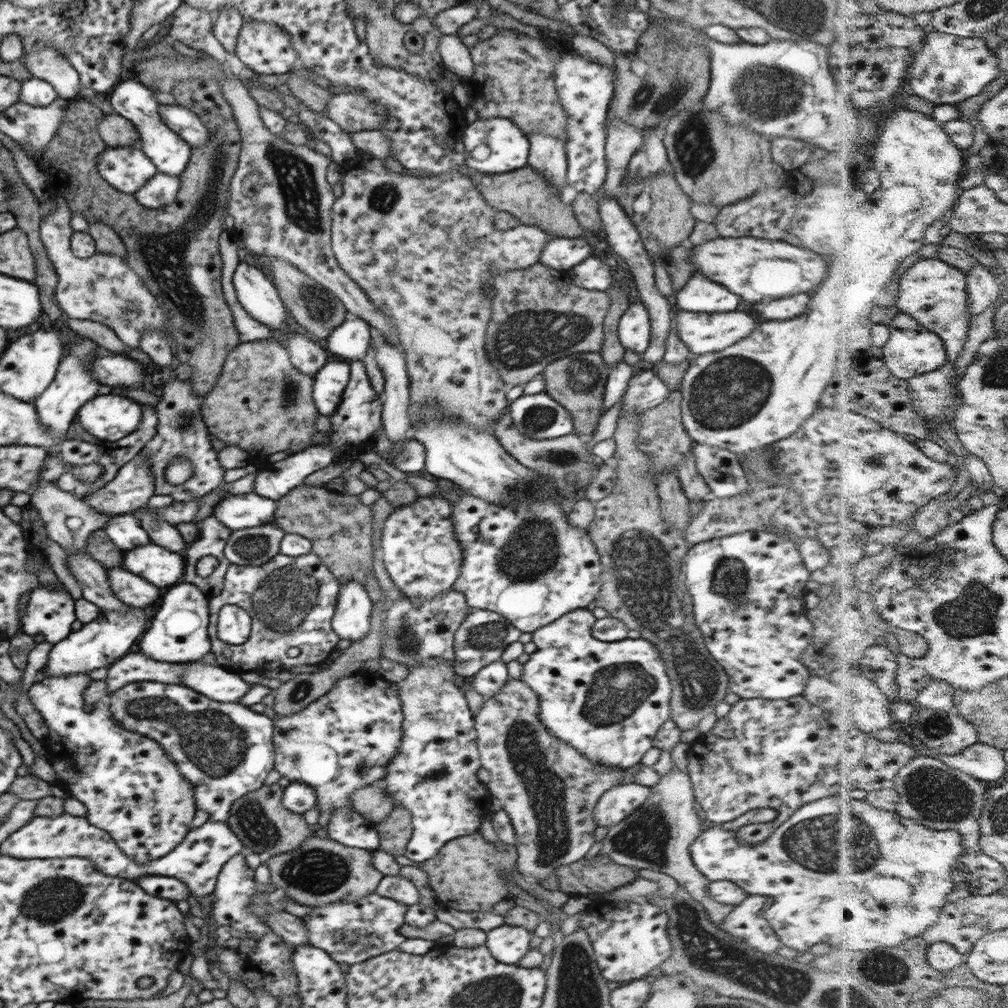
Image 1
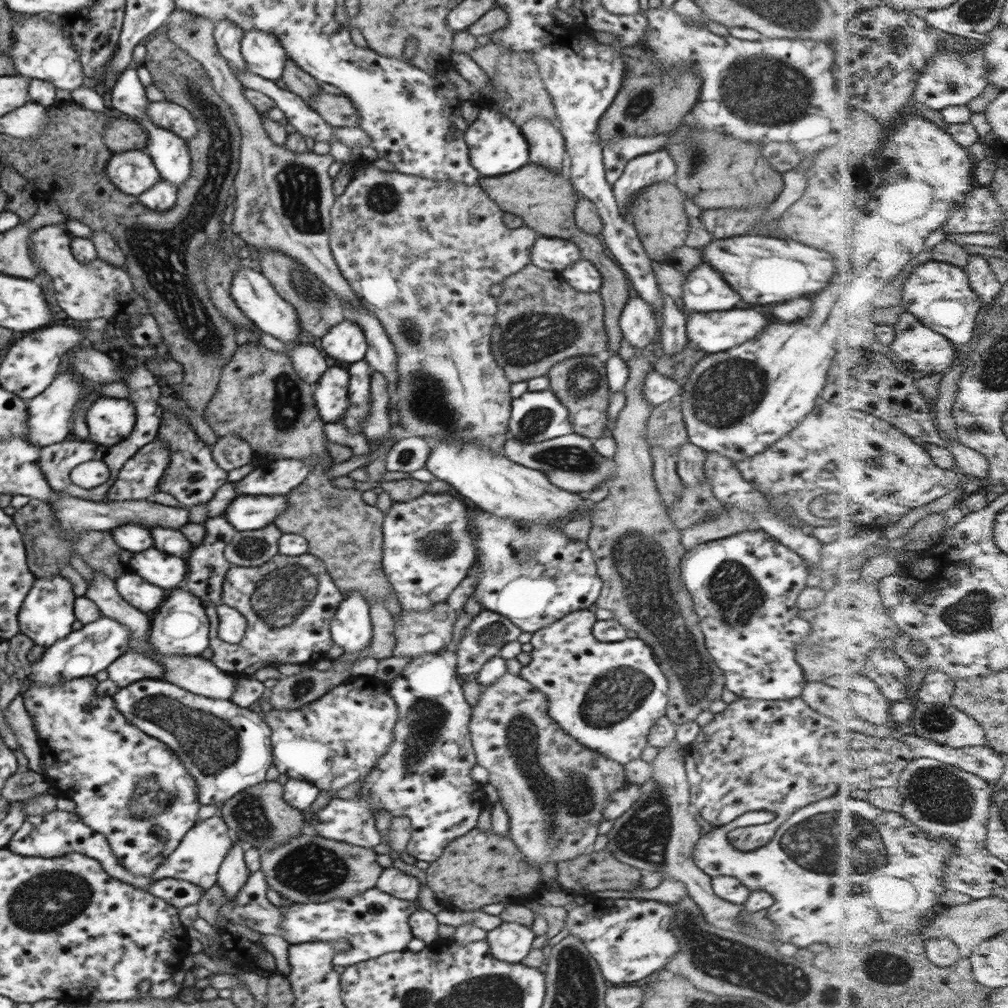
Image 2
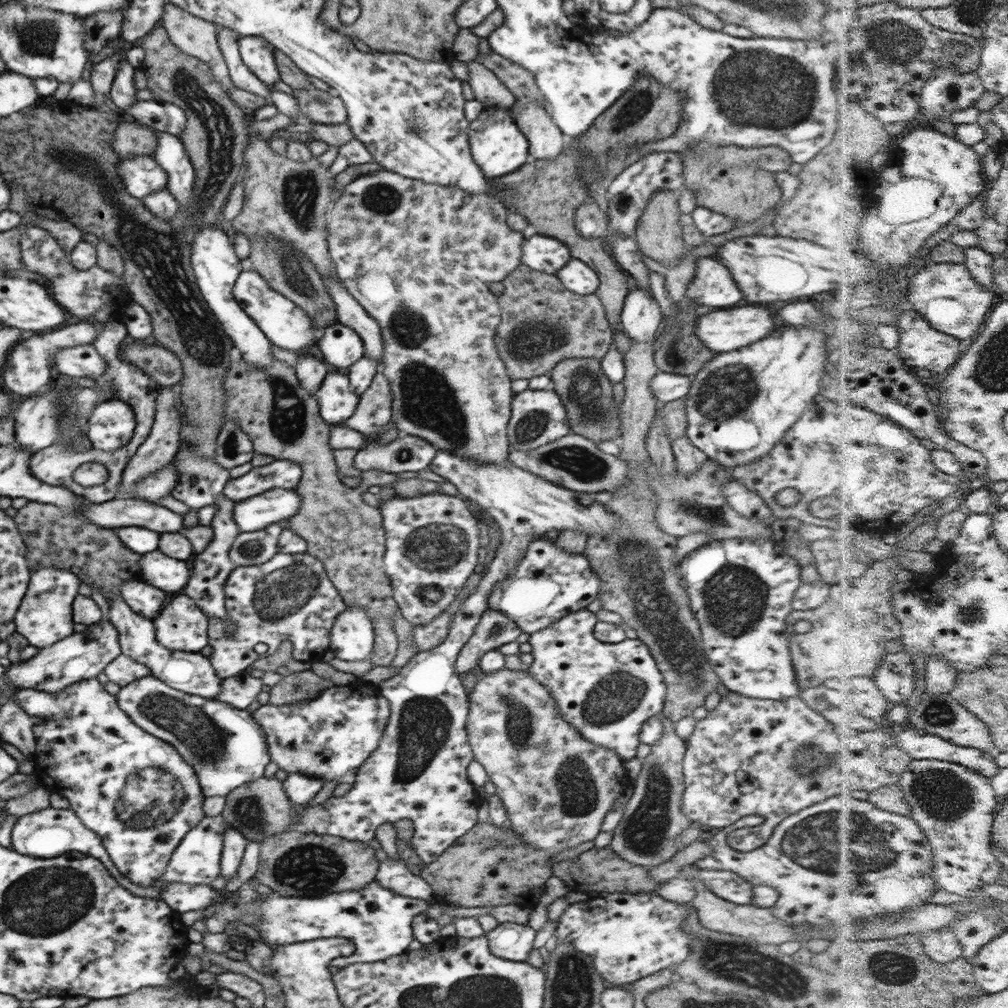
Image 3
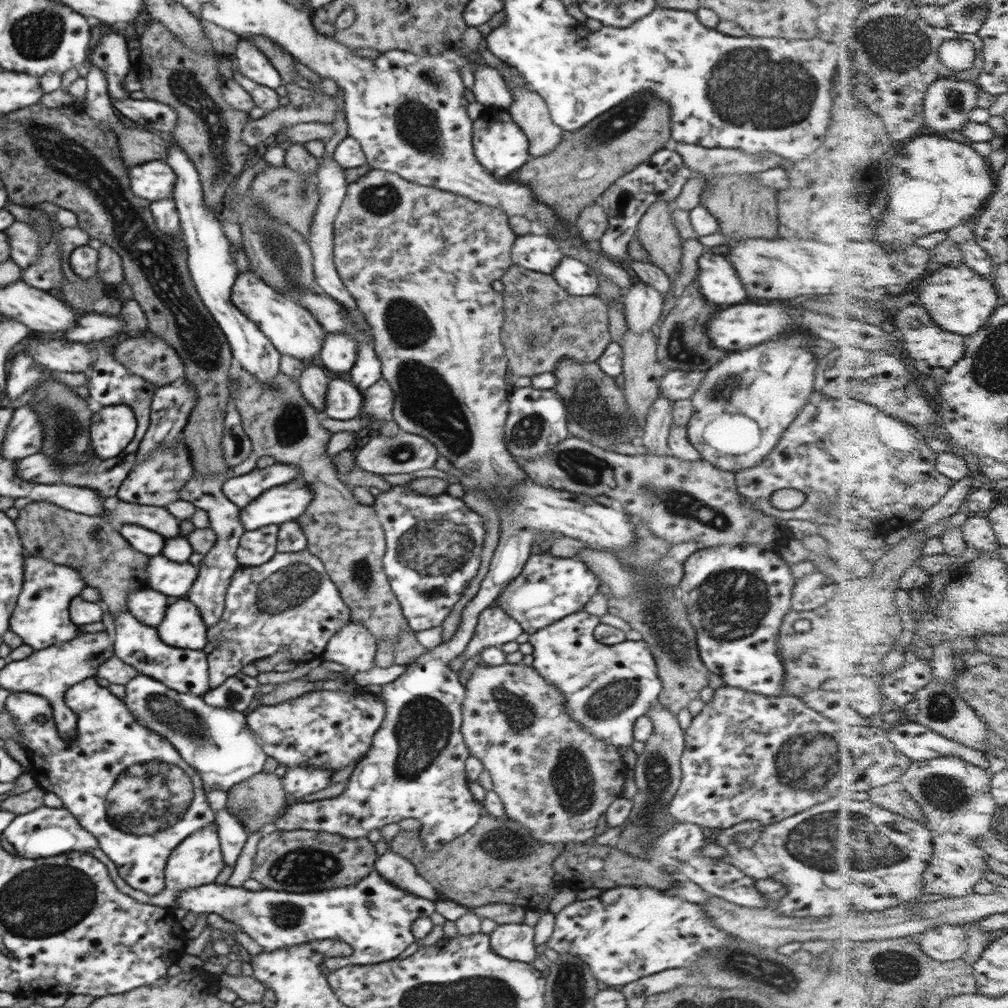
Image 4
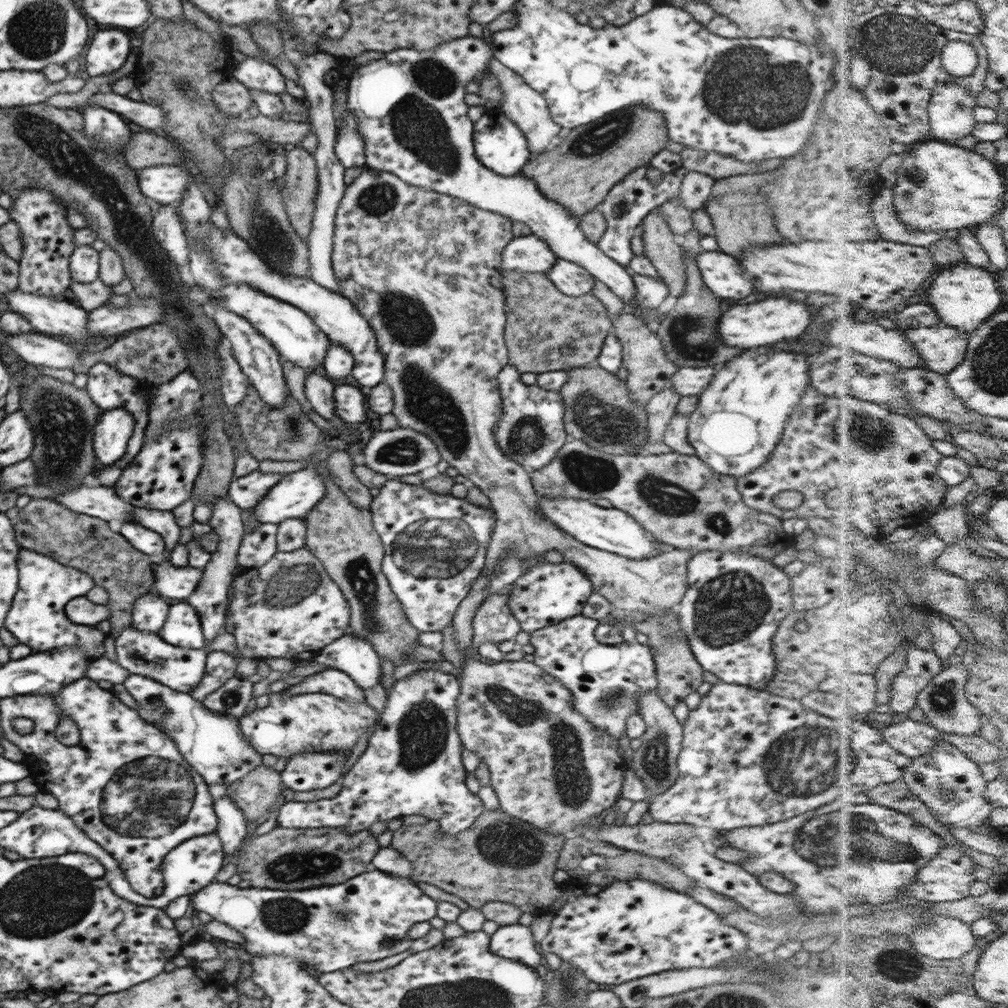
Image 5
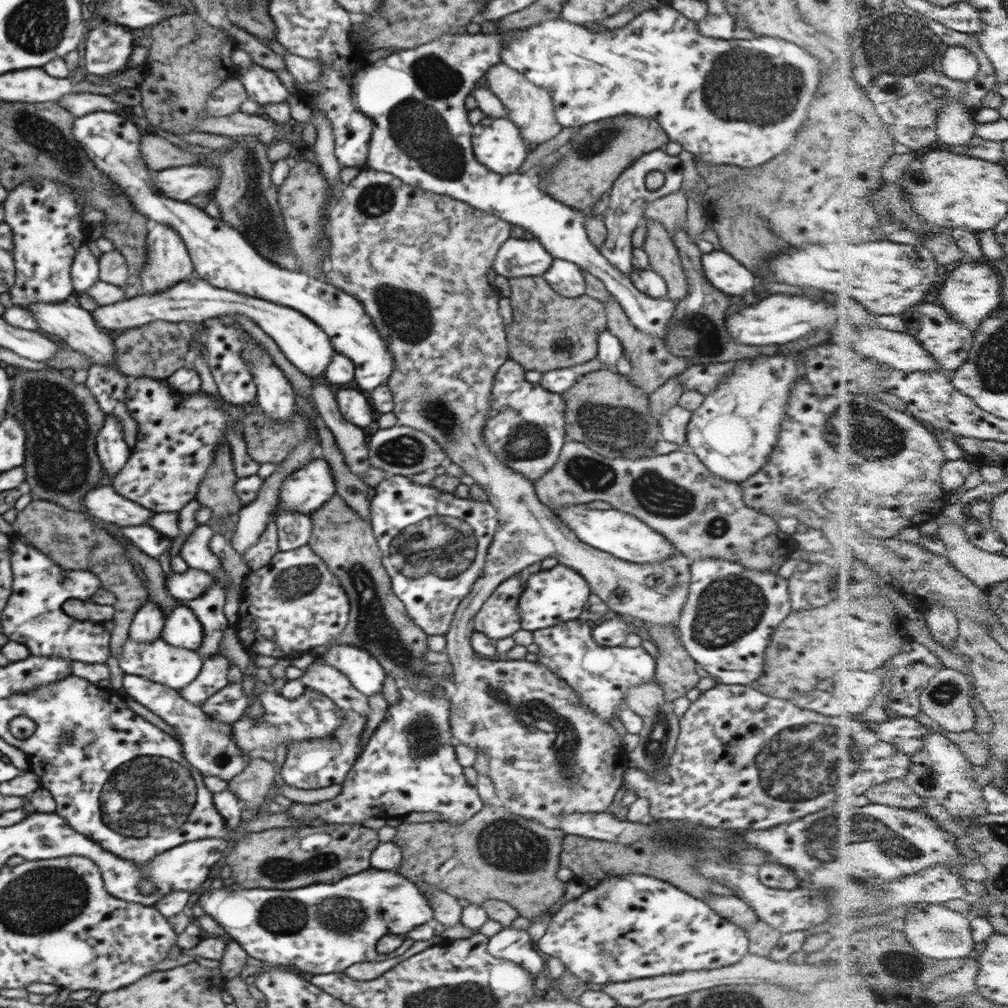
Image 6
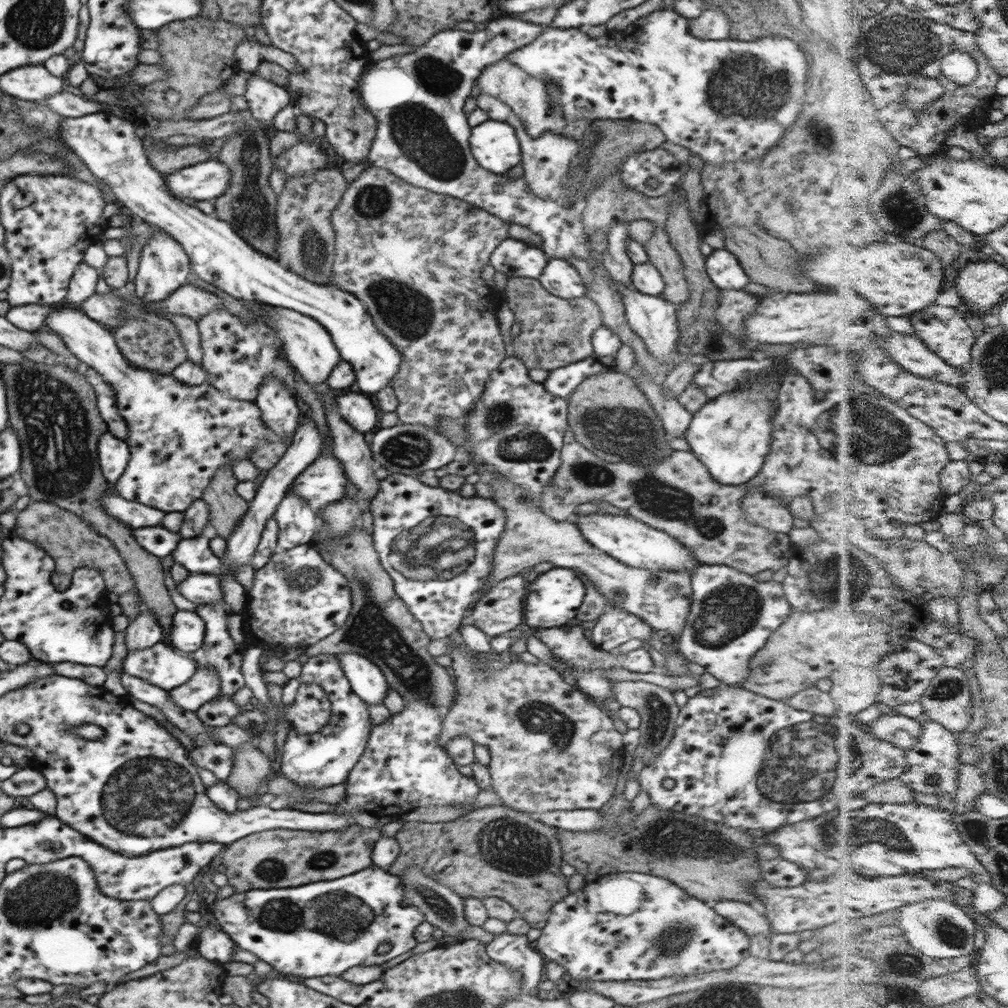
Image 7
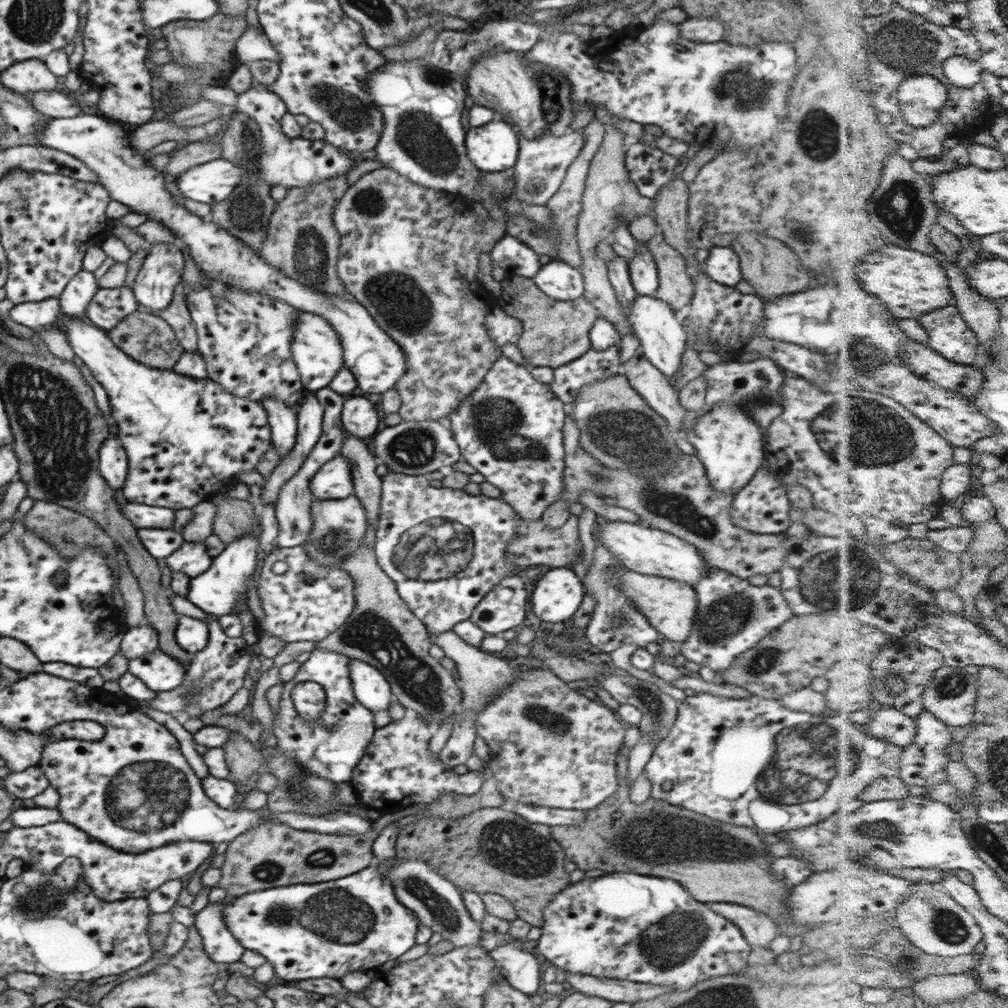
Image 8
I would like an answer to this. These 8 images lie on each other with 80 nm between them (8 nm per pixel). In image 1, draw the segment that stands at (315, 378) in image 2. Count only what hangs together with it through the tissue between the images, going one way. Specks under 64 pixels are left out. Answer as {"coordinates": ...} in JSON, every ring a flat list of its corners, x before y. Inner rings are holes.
{"coordinates":[[287,333,285,348,288,350,294,368,302,374,314,377,328,362,328,354,318,343,299,333]]}

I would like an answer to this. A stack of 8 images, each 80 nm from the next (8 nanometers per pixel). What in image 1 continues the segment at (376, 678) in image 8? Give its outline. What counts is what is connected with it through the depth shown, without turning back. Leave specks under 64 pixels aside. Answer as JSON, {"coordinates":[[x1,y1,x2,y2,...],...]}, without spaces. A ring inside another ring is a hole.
{"coordinates":[[349,581,346,585,339,586,331,627,342,640,360,641,371,629,373,607,364,585]]}

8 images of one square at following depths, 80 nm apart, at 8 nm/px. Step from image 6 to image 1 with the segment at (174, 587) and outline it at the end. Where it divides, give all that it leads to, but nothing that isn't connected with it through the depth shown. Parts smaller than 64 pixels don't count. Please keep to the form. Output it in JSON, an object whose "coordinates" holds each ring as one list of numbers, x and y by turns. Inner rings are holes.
{"coordinates":[[148,544,123,552,122,568,160,590,179,584,185,572,184,555]]}

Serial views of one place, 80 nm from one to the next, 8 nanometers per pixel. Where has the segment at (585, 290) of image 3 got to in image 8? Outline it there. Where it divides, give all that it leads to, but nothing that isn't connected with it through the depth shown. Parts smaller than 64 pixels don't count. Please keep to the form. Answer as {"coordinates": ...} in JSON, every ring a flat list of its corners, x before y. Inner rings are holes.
{"coordinates":[[560,259,542,265,532,279,553,300,574,301,583,296,581,272]]}

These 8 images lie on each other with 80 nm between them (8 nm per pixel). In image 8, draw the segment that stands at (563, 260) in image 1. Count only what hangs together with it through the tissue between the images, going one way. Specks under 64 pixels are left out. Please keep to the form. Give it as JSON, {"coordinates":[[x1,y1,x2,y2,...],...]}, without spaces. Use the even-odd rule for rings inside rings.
{"coordinates":[[508,234,495,244,490,256,494,265,512,276,532,279,542,266,536,251]]}

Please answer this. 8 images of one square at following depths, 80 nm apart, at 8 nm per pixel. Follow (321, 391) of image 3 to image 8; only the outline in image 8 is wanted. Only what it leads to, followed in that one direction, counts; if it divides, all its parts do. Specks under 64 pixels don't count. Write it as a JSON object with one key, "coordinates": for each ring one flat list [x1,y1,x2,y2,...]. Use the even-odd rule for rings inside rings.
{"coordinates":[[346,396,341,410,343,430,360,439,377,434,378,412,366,396]]}

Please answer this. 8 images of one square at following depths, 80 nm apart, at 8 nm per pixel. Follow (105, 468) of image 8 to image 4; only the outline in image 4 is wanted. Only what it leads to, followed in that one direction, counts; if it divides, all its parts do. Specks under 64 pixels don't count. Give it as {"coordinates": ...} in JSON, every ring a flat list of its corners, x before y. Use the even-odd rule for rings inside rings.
{"coordinates":[[124,404,103,406,91,418,91,452,102,460,118,456,134,438,137,420]]}

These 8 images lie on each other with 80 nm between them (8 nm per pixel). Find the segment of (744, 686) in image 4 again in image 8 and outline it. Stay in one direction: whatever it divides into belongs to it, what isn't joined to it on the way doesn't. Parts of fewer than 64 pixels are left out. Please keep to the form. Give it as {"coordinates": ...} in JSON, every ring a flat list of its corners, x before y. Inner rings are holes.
{"coordinates":[[710,568,693,588,697,592,698,608,680,656,682,660,707,665,716,672,732,667,738,656,752,650,794,615,780,588,752,586,748,580,720,568]]}

